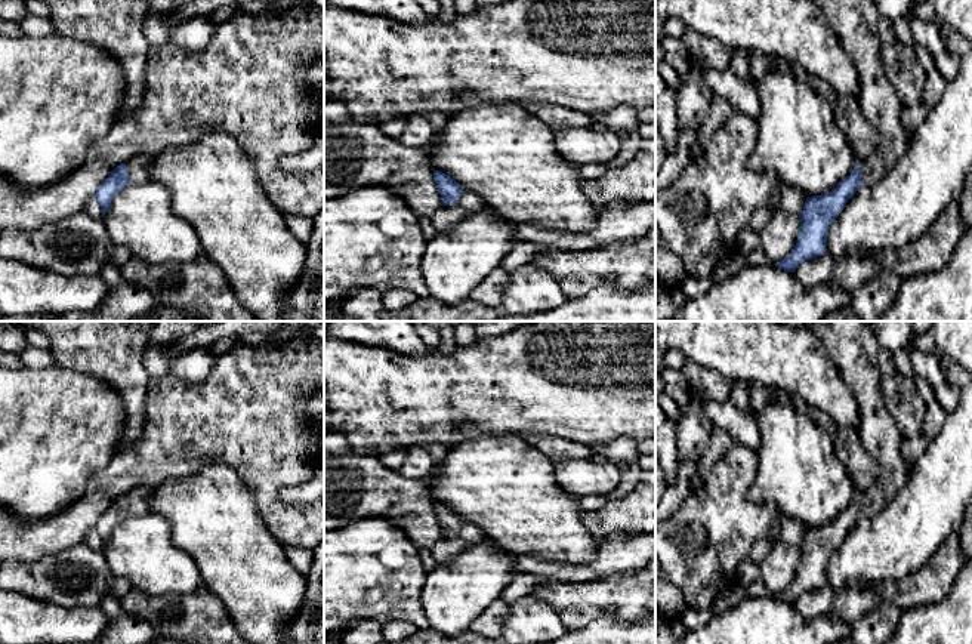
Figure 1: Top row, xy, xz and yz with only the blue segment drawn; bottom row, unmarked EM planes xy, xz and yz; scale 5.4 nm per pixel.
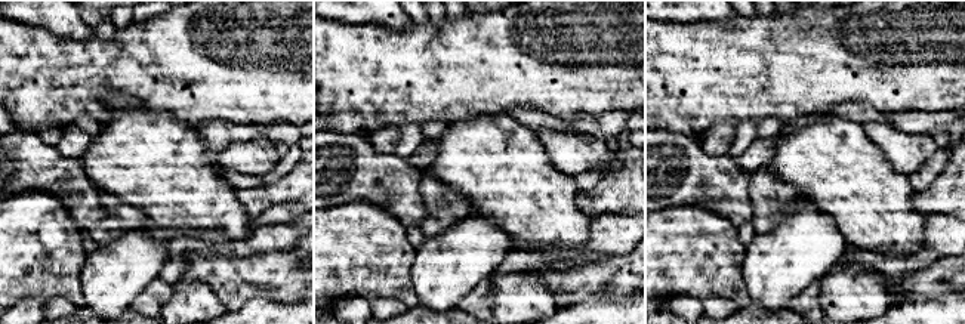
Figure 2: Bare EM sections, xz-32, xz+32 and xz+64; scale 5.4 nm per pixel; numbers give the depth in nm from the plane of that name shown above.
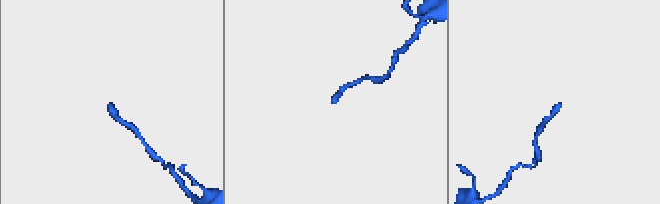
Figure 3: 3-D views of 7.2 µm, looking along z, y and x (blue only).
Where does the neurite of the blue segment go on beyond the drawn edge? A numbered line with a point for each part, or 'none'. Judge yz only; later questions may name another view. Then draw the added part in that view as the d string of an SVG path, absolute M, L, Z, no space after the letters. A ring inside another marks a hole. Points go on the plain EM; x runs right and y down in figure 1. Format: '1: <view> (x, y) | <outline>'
1: yz (852, 345) | M815 321L811 329L823 341L840 376L852 388L860 407L858 435L880 465L874 486L860 493L864 517L880 514L907 480L901 456L902 435L886 409L879 372L880 345L876 321Z

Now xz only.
1: xz (469, 535) | M463 521L460 530L453 537L441 539L431 548L431 552L436 564L444 564L462 551L481 545L487 540L488 537L478 526Z

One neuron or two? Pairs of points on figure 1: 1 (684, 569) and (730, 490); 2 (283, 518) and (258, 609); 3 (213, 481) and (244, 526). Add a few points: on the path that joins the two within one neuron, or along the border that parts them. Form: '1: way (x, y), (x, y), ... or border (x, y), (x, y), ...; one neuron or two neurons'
1: way (699, 549), (706, 532), (718, 520), (719, 510); one neuron
2: border (258, 510), (267, 527), (286, 545); two neurons
3: way (216, 492), (216, 498), (234, 515); one neuron

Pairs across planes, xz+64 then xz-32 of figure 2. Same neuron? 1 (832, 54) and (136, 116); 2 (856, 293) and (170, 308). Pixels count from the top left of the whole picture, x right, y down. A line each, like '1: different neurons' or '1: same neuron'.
1: different neurons
2: same neuron

